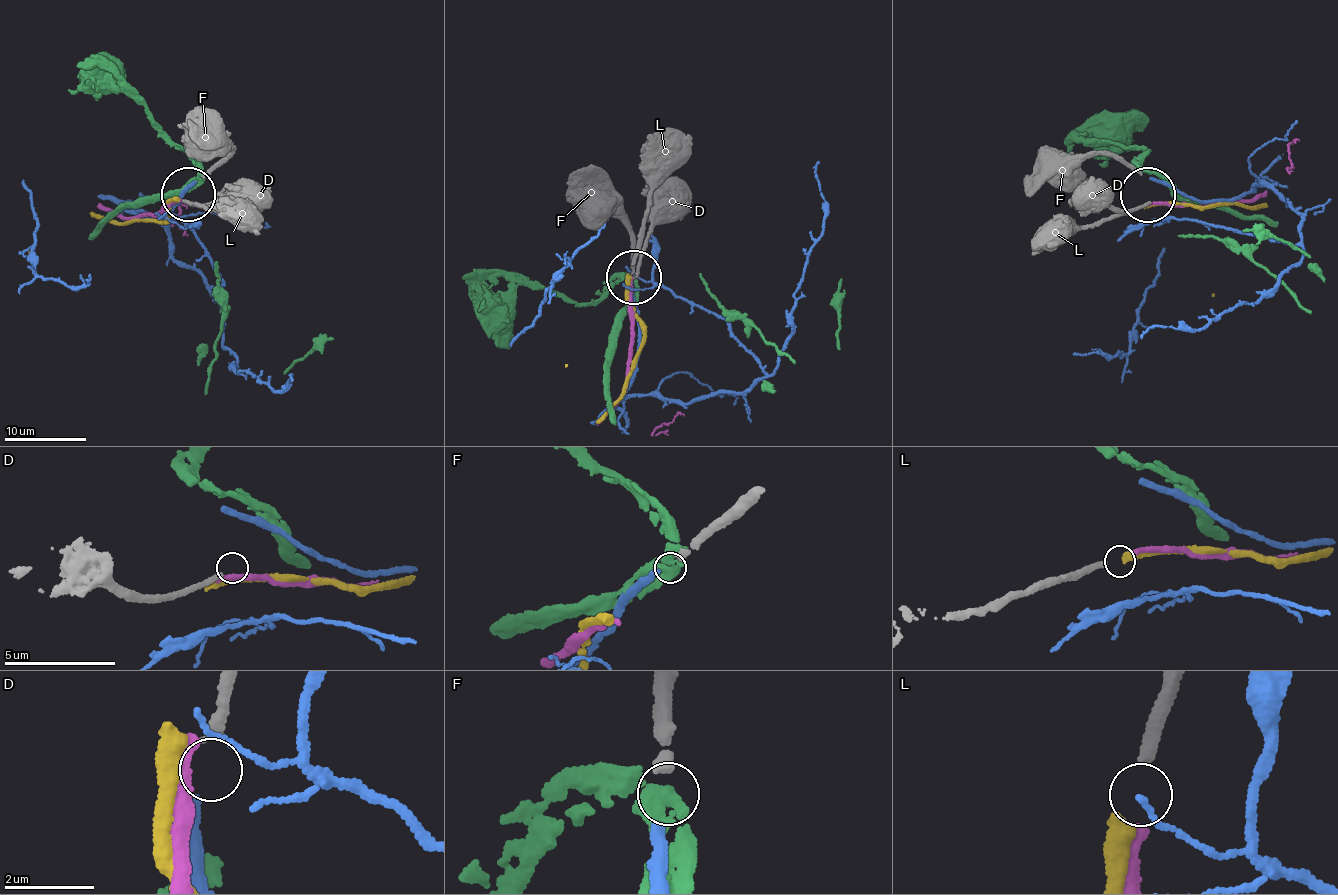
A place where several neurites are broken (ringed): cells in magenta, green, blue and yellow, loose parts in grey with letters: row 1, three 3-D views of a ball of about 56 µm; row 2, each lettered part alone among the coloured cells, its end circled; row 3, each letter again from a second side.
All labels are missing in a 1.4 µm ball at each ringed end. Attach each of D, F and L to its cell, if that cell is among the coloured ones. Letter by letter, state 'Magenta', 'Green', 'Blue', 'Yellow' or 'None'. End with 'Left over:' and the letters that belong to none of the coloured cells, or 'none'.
D: None
F: Blue
L: Yellow
Left over: D

